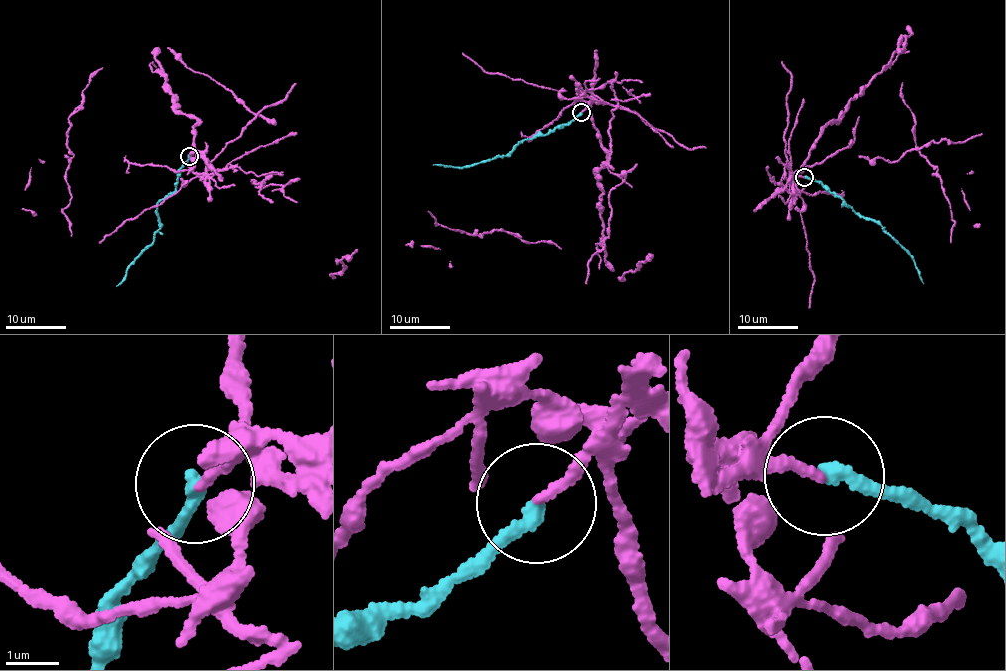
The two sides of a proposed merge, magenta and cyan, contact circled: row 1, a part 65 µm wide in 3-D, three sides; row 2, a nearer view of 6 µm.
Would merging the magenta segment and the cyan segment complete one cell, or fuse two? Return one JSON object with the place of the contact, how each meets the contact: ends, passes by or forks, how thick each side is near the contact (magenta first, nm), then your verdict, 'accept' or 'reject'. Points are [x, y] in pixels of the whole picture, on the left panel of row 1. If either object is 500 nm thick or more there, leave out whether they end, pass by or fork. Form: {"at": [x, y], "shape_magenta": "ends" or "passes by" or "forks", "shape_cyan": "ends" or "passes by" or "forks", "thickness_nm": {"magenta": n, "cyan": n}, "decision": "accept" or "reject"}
{"at": [189, 156], "shape_magenta": "ends", "shape_cyan": "ends", "thickness_nm": {"magenta": 170, "cyan": 260}, "decision": "reject"}

